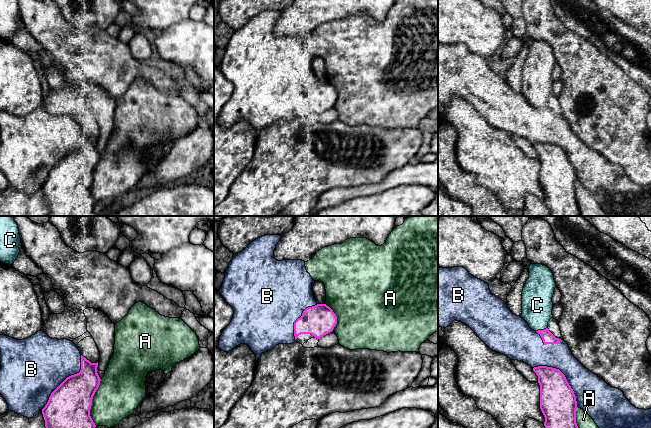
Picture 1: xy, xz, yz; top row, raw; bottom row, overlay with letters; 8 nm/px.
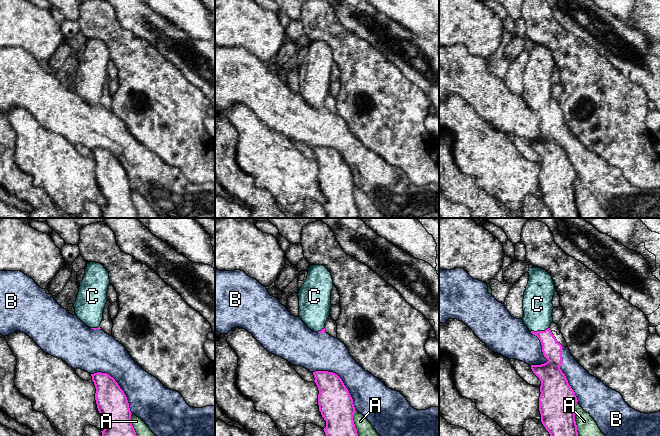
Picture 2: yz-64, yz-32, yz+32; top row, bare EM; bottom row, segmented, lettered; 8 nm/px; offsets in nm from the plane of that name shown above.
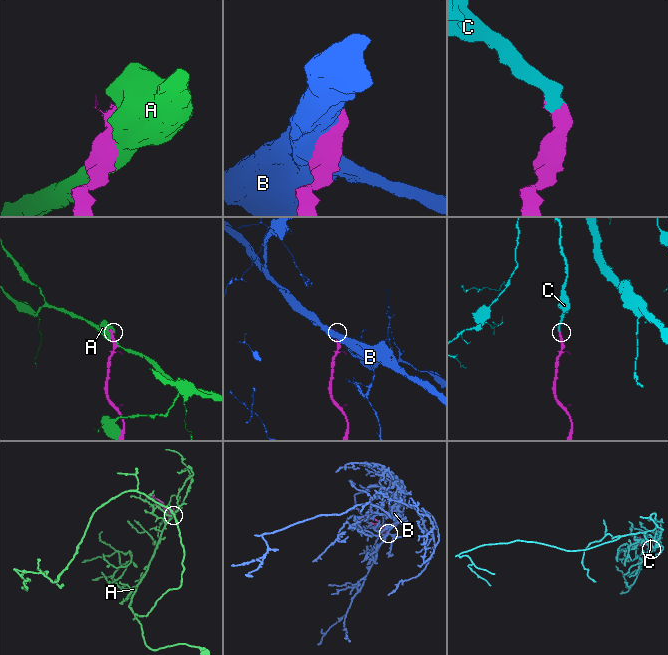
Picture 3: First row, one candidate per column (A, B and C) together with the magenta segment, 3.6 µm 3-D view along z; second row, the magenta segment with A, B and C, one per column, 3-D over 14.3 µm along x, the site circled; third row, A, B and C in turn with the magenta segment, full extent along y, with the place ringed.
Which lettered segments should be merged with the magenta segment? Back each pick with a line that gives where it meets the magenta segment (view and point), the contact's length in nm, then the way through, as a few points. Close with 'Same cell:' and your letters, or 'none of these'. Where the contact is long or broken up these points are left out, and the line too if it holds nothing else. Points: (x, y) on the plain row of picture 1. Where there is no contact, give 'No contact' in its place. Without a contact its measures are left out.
C: Touches magenta at yz (541, 106). Shared border 100 nm
Same cell: C

